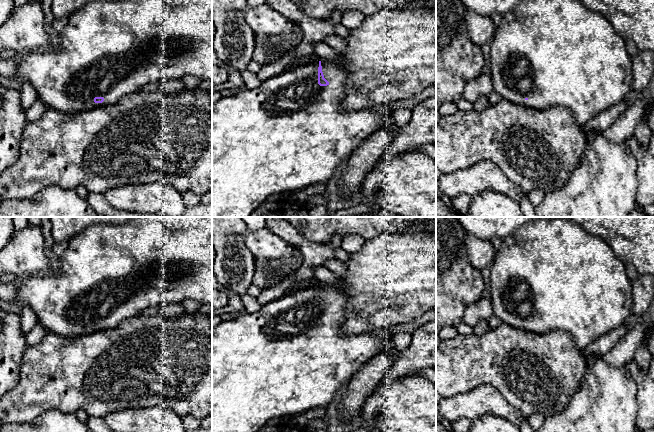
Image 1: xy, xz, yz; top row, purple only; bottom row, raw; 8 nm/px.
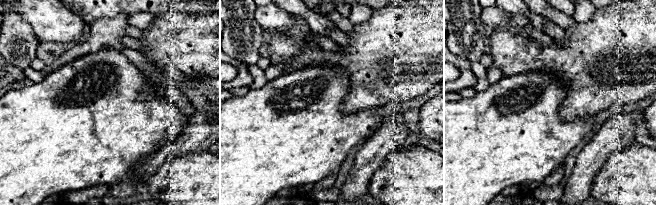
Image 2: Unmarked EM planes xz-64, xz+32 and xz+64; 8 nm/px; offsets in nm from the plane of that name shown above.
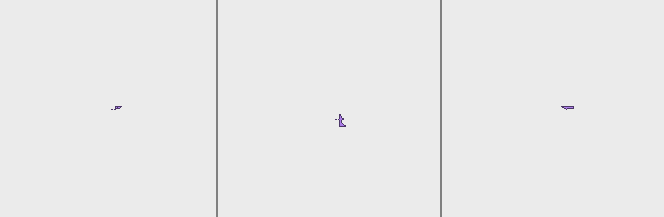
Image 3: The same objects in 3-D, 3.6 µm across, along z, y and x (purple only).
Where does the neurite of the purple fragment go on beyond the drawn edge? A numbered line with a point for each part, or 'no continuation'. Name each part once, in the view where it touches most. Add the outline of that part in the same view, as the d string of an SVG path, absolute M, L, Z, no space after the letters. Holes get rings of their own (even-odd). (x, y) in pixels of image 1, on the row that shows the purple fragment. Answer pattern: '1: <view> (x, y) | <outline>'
1: xz (288, 133) | M325 59L325 60L322 60L321 62L316 60L310 63L302 64L302 65L293 67L291 69L285 70L284 72L272 78L269 78L268 80L261 82L260 85L255 89L250 89L250 90L241 89L234 96L223 97L218 102L212 104L212 217L249 217L251 213L263 202L265 202L267 197L272 194L281 193L285 195L285 194L293 193L294 191L302 190L312 184L321 183L321 182L327 183L335 174L337 167L341 163L346 161L347 158L357 148L359 148L374 132L376 132L379 128L385 126L388 120L391 117L393 117L393 116L388 116L388 115L380 113L376 108L365 108L361 110L349 110L349 111L342 110L341 103L345 96L345 83L346 83L346 73L344 72L342 68L337 66L332 60ZM320 65L322 66L322 72L323 72L324 78L329 82L327 86L320 86L318 84L318 67Z

